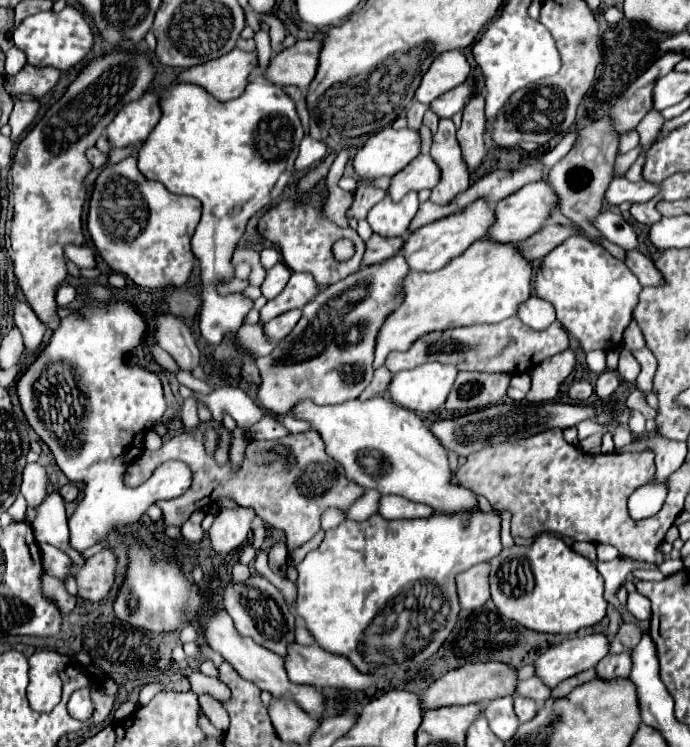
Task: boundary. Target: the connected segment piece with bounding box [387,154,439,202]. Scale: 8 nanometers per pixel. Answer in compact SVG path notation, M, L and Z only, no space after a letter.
M429 154L417 156L409 166L405 166L399 174L393 176L393 182L387 190L387 194L399 202L407 192L423 190L423 188L435 188L439 182L439 166L435 166L435 160L431 160Z

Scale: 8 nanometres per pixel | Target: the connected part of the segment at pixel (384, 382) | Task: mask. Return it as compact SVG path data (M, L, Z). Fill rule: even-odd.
M383 366L383 368L379 368L379 370L375 370L373 382L369 384L369 388L365 388L365 390L363 390L363 394L361 394L359 398L361 398L361 400L367 400L367 398L371 398L371 396L383 394L383 392L389 388L391 378L393 378L393 374L391 374L391 372L387 372L387 368L385 368L385 366Z

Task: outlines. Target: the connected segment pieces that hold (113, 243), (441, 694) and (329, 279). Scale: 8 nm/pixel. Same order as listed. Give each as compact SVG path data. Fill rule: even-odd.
M125 158L117 164L117 182L97 182L89 202L87 230L101 252L103 260L111 266L113 272L121 272L133 284L149 290L159 290L167 286L181 288L189 282L195 268L195 256L191 252L191 236L201 218L201 204L193 196L177 196L167 192L163 184L147 180L137 170L135 158Z
M479 662L479 664L465 664L463 668L451 670L443 674L437 682L433 682L423 694L423 708L441 708L441 706L453 706L453 704L473 704L473 702L489 702L503 696L513 696L515 688L519 684L517 670L511 664L505 662Z
M311 192L311 196L307 194L305 200L303 198L279 200L261 216L259 226L257 226L261 240L267 240L281 250L283 262L287 264L287 268L291 272L311 272L315 282L321 286L329 286L329 284L343 280L345 276L357 272L361 268L361 260L363 260L363 252L365 252L365 242L359 238L359 234L355 230L341 228L323 214L325 198L327 196L321 192ZM339 238L351 238L357 246L355 256L347 262L335 262L333 260L331 246Z

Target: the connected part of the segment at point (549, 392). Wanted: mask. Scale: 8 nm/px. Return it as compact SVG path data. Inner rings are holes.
M573 350L559 352L551 356L551 360L543 360L537 364L531 374L531 390L527 394L527 402L549 402L557 396L559 384L571 374L573 370Z

